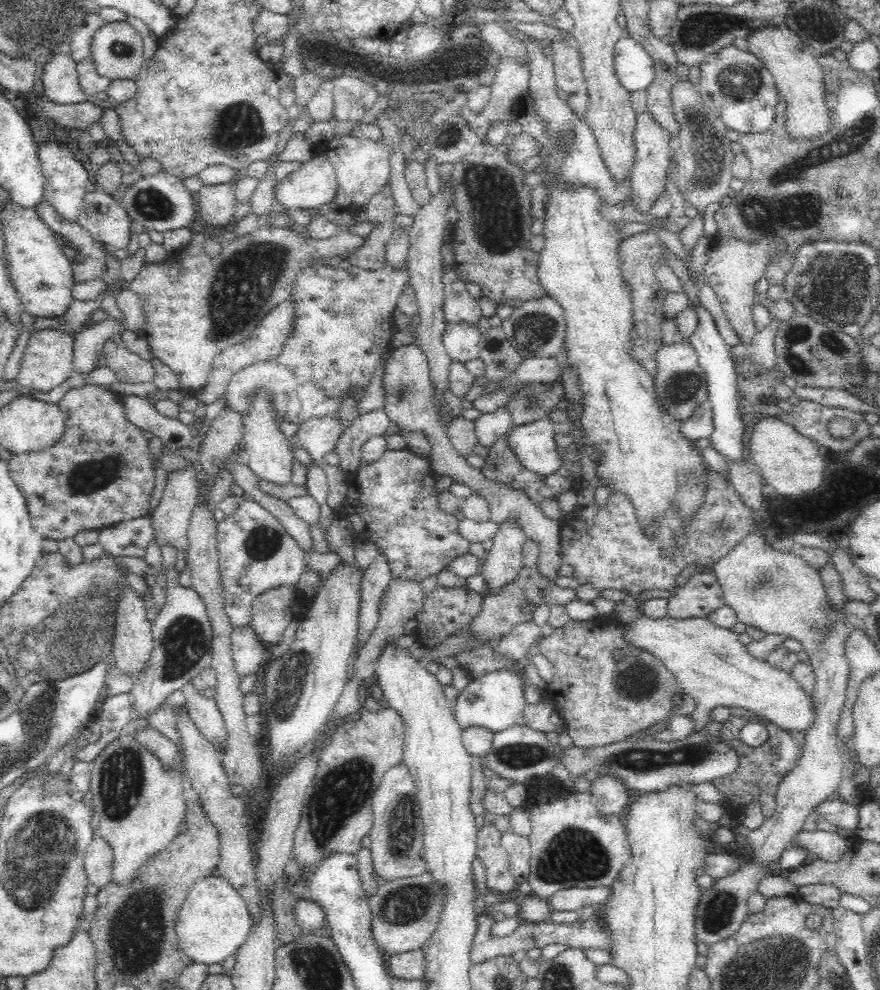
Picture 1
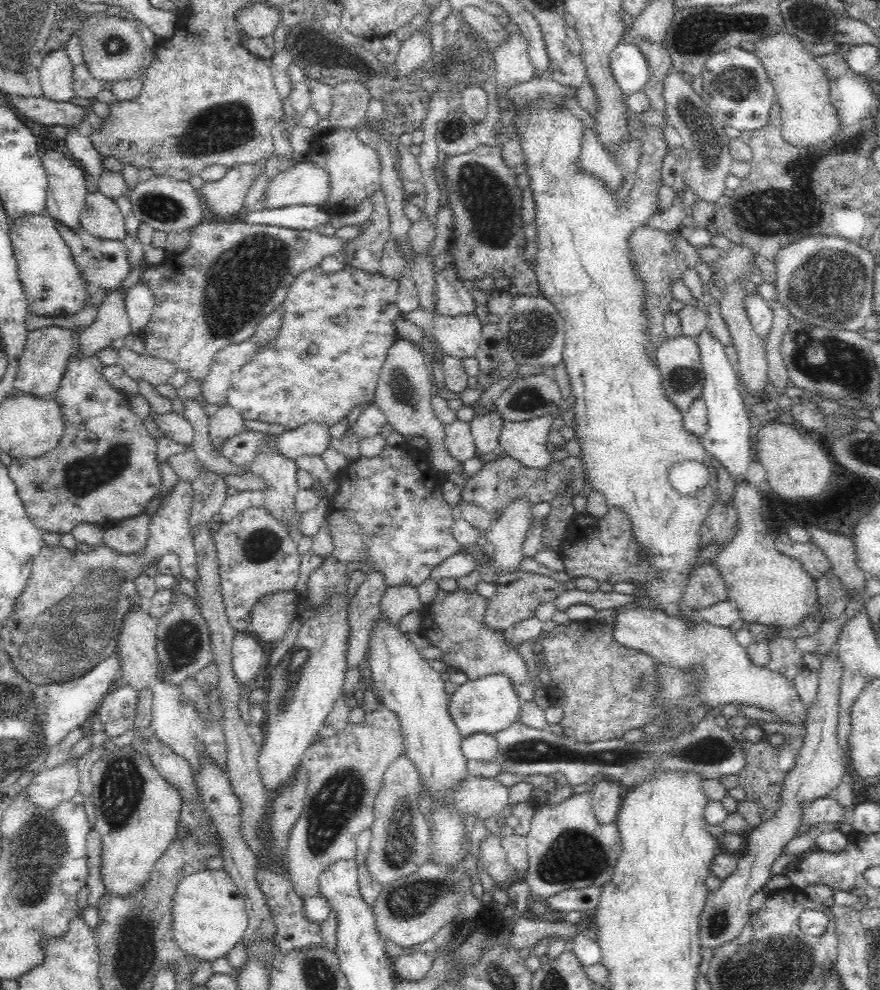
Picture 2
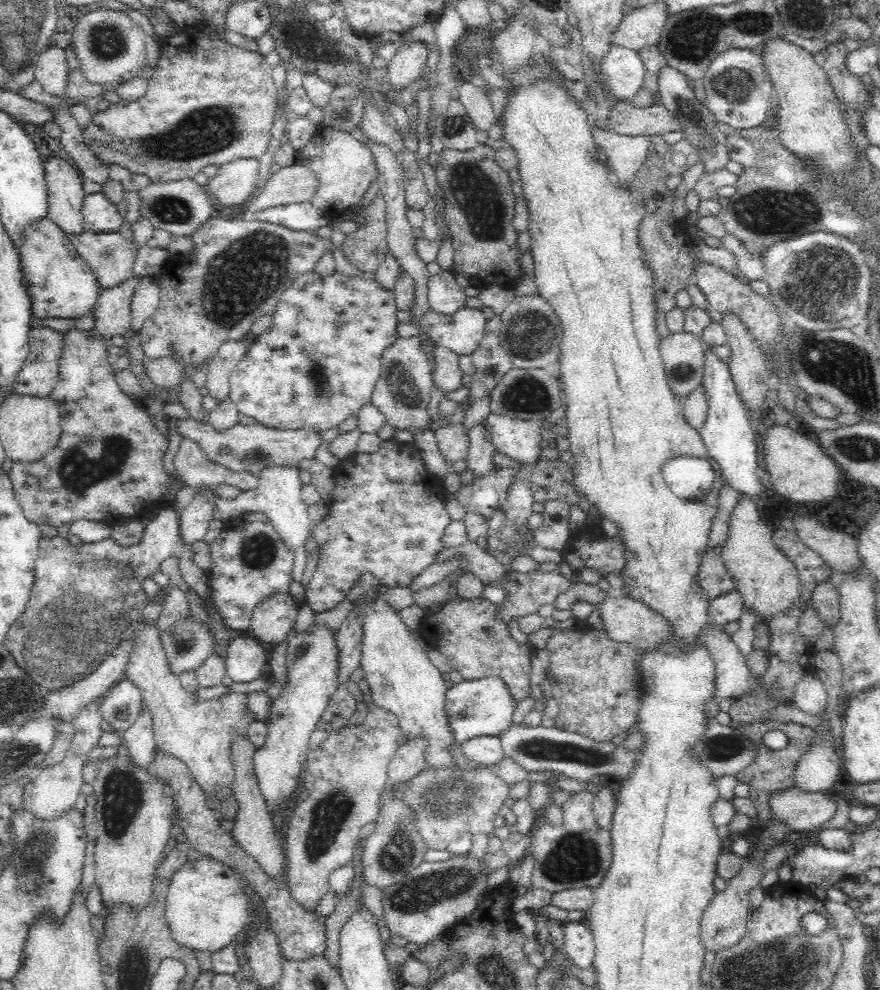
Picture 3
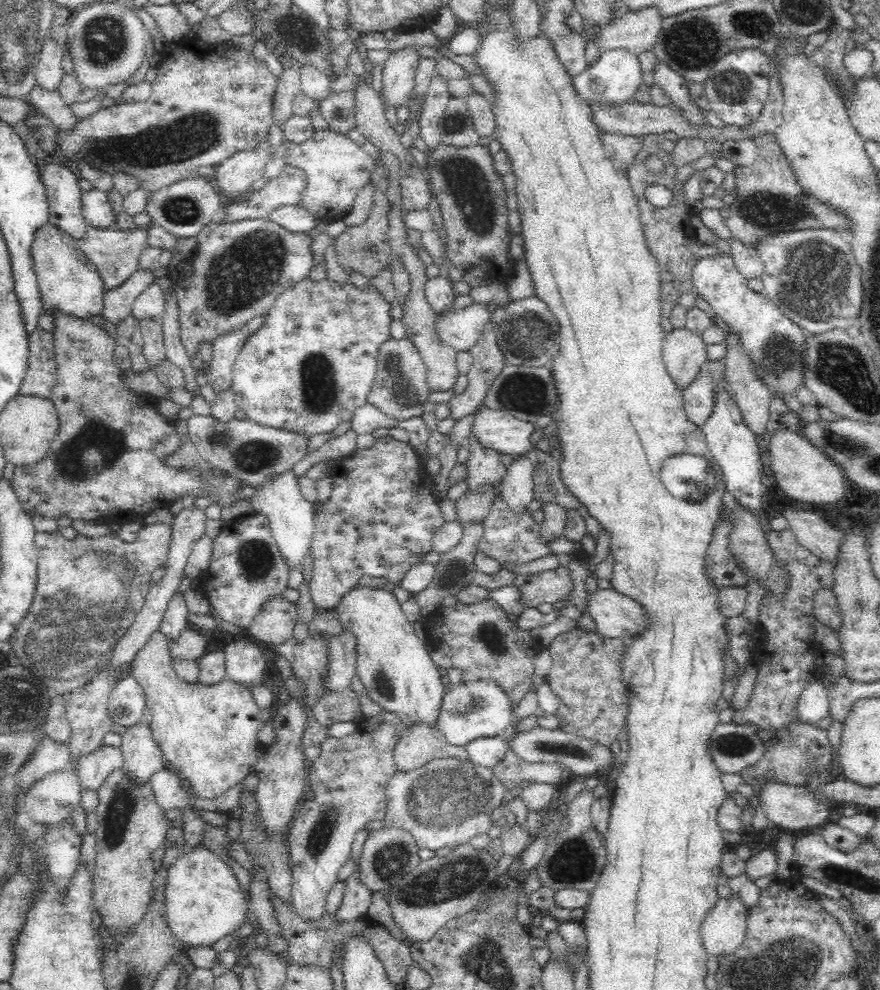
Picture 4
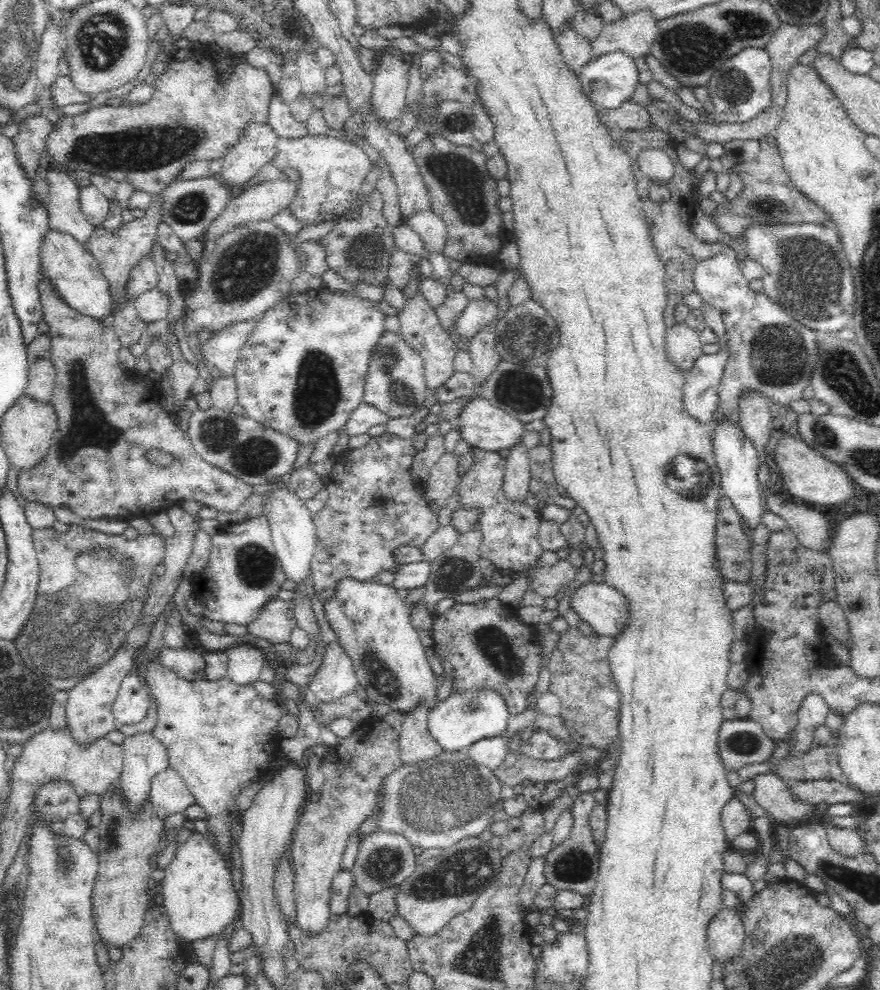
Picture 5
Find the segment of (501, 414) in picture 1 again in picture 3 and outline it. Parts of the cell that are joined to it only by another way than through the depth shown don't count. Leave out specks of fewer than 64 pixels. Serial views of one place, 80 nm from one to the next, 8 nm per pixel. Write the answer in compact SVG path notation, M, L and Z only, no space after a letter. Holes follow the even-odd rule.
M482 423L475 424L468 432L468 452L465 459L474 479L498 469L493 462L495 452L486 427Z

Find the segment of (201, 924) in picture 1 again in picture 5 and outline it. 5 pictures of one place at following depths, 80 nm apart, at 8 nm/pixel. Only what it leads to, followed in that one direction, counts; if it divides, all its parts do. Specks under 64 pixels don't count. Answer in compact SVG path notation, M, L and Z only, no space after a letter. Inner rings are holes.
M195 829L192 830L192 834L188 836L185 842L177 842L172 861L164 868L159 900L165 906L172 931L188 943L200 941L200 939L214 936L214 934L220 935L224 926L228 922L232 922L234 918L238 918L238 914L240 914L240 901L238 901L238 895L232 887L230 869L224 863L224 859L220 858L220 853L212 845L212 842Z

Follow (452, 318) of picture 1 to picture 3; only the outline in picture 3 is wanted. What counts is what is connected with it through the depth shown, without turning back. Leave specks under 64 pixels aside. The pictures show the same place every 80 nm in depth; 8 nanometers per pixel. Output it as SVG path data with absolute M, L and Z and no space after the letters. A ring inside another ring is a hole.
M451 269L431 276L427 284L427 299L430 310L450 315L464 309L466 295L462 289L463 287L456 282L454 271Z

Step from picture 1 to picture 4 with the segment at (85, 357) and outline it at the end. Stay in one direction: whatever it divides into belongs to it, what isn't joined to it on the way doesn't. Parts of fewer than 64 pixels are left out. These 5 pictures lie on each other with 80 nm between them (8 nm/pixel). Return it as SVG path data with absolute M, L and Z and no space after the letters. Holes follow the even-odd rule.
M138 267L119 287L106 290L101 315L114 325L125 320L132 313L138 296L154 281L154 271Z

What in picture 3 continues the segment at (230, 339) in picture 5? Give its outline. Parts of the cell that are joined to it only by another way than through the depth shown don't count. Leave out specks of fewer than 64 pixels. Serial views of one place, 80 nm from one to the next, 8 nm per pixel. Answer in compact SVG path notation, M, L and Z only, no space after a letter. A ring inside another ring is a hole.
M272 315L260 316L260 319L252 324L251 330L240 340L224 340L224 343L220 344L216 354L209 362L205 382L209 395L214 400L224 400L226 396L229 396L229 378L234 366L240 362L240 358L244 356L244 352L252 340L271 328L272 322Z

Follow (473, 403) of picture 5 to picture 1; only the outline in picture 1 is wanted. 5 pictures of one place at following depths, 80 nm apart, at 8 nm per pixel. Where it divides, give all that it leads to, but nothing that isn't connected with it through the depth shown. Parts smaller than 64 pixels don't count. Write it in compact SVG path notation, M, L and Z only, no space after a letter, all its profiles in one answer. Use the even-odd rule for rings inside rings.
M546 416L530 424L515 425L504 437L522 466L544 476L554 474L563 464L554 442L556 429Z

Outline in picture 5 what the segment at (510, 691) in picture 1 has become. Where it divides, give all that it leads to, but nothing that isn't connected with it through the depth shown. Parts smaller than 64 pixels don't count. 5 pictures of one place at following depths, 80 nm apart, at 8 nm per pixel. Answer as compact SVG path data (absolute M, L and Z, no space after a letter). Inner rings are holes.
M494 690L451 692L444 702L430 710L427 726L430 736L442 750L462 751L478 740L501 735L506 731L510 715L506 702Z

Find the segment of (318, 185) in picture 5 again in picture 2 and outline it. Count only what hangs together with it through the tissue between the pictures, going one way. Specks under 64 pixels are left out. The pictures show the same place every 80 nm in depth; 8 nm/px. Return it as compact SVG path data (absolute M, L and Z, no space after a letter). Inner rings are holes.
M327 128L322 134L316 134L314 143L304 154L304 161L316 164L316 167L322 167L329 175L329 194L327 200L320 205L323 210L329 214L342 214L344 210L359 205L364 198L368 198L380 189L380 157L378 153L364 144L353 129Z

